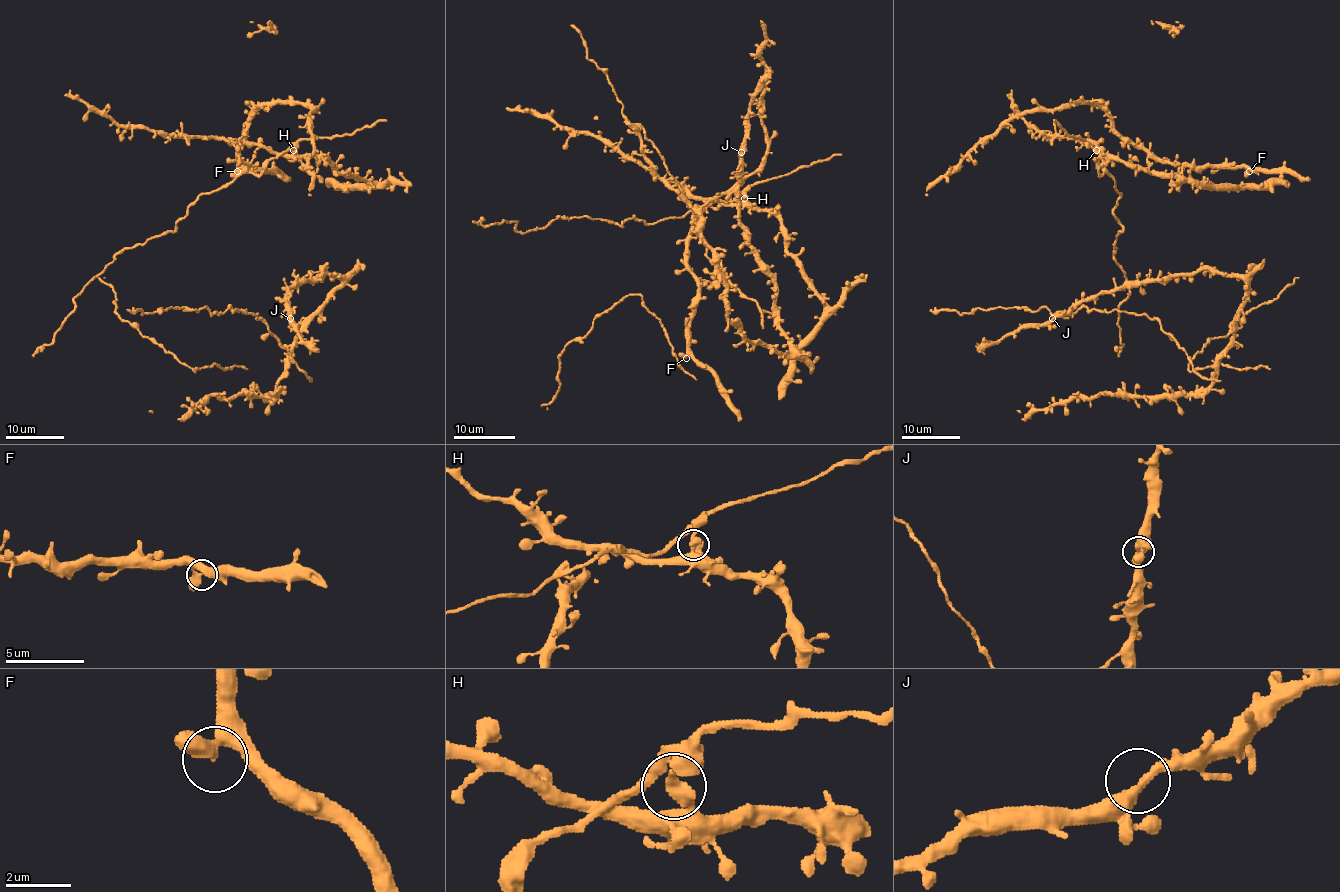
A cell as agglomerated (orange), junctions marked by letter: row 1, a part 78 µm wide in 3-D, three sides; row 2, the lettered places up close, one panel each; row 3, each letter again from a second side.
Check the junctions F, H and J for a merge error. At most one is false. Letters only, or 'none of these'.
H

